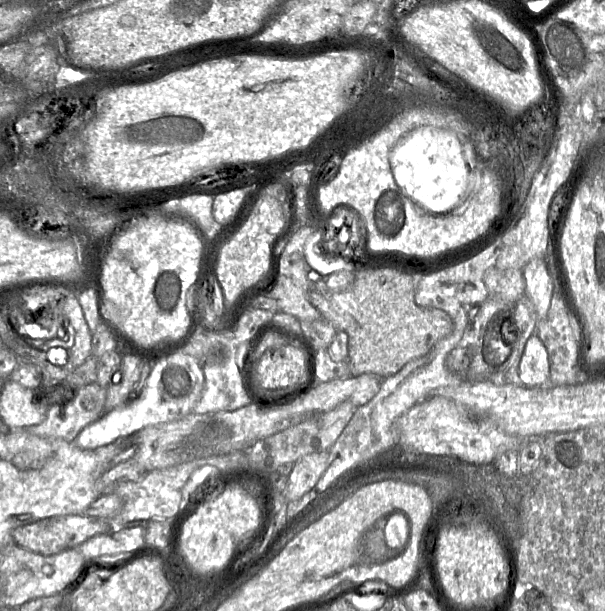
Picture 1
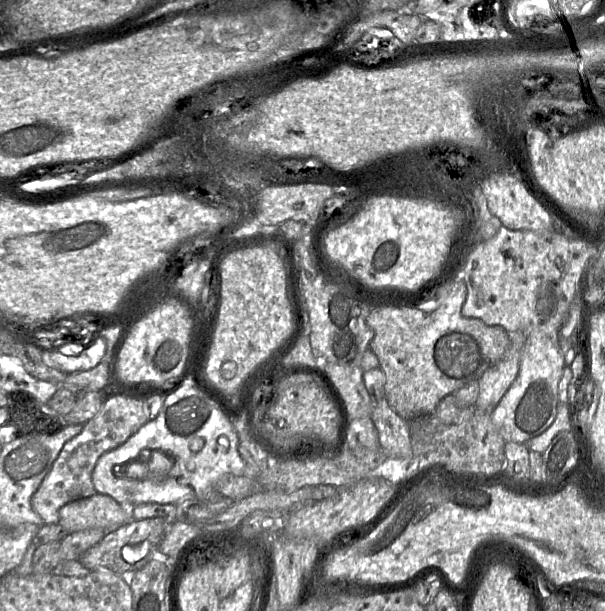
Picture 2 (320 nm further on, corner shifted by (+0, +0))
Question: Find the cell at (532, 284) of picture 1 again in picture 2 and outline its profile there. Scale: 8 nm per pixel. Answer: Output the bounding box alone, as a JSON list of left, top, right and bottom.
[491,331,564,444]

